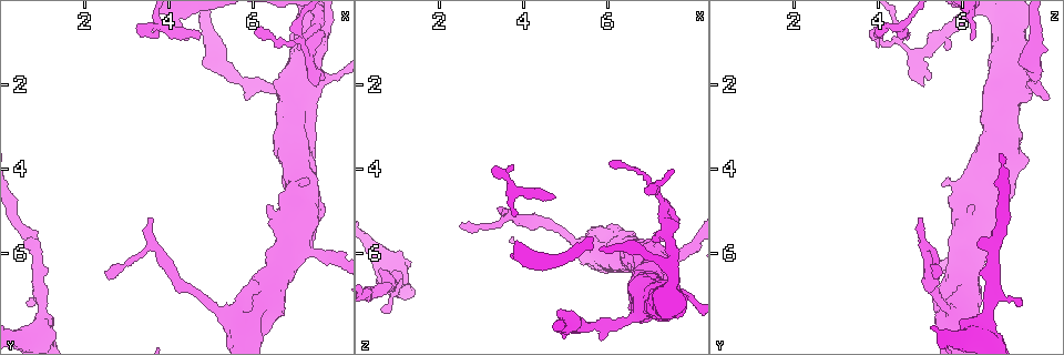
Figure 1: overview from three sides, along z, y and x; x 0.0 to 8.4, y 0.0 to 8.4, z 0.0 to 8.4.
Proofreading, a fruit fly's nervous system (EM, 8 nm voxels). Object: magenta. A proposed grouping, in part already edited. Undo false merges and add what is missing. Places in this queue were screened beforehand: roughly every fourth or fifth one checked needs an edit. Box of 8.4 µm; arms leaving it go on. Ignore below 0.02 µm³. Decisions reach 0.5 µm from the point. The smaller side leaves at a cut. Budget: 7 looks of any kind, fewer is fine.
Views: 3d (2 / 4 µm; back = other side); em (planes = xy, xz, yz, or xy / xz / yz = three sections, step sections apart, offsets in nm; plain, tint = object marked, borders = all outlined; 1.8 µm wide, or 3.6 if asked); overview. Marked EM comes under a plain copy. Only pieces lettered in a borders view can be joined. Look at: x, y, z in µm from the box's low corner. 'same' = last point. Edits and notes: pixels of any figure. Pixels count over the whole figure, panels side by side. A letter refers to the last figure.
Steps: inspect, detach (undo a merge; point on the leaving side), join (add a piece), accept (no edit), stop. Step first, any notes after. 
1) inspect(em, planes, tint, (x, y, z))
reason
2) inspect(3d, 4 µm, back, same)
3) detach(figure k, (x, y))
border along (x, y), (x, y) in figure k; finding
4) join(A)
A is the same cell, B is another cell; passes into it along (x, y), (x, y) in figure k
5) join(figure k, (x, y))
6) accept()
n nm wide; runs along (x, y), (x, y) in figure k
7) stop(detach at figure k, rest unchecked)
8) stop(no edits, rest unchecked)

inspect(em, planes, borders, (7.25, 1.35, 5.05))
sharp bend

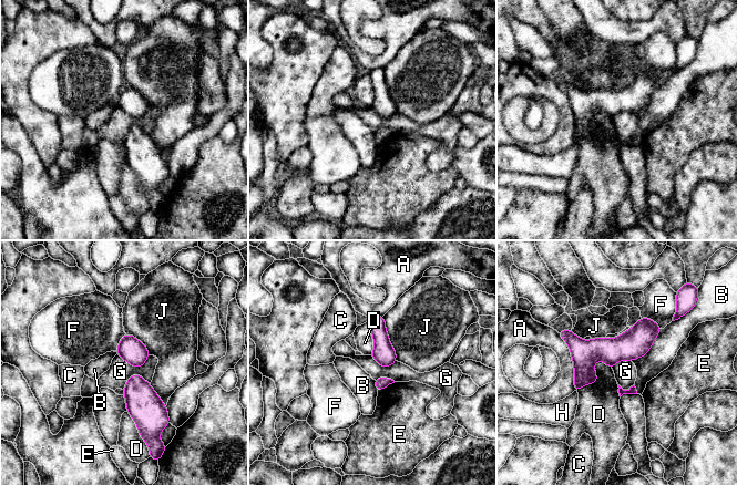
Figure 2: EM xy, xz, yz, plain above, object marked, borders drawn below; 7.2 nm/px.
accept()
A, B, C, D, E, F, G, H and J are other cells; border along (118, 353), (135, 367), (150, 355) in figure 2; continuous, no second cell

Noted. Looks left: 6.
inspect(em, xy, step 8, borders, (7.05, 3.90, 6.10))
stops while still wide

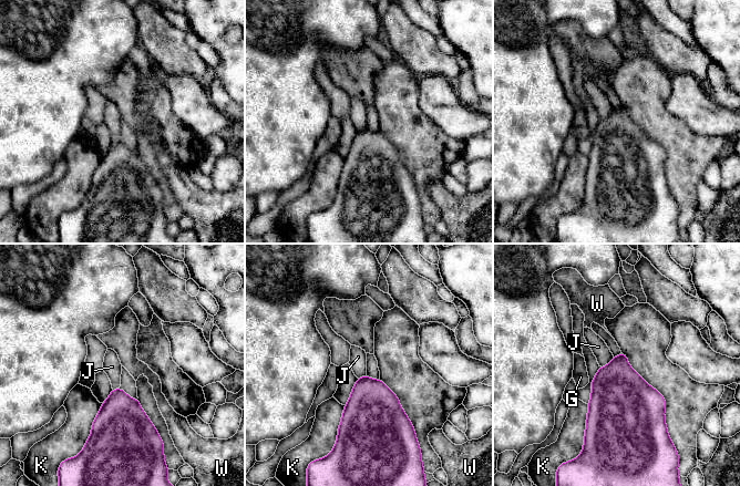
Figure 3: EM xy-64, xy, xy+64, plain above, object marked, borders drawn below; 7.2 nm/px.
inspect(em, yz, step 8, borders, same)
cut it another way

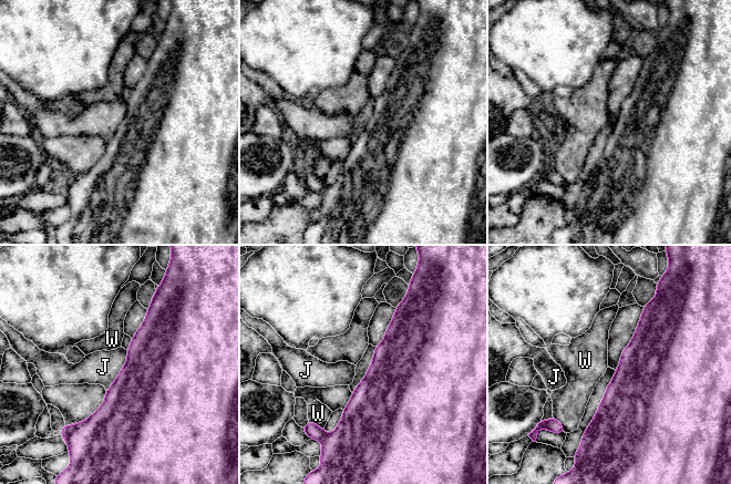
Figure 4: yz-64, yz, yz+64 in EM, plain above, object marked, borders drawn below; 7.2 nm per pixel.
accept()
J and W are other cells; border along (127, 350), (125, 364), (106, 389) in figure 4; none of them fits

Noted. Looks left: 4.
inspect(3d, 4 µm, (4.70, 0.85, 4.75))
an open end

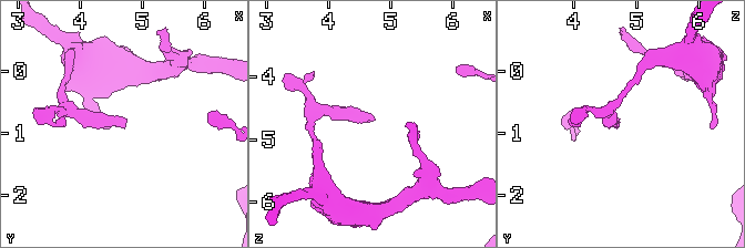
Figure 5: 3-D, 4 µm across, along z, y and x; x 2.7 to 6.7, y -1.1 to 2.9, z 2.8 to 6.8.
inspect(em, planes, borders, (4.65, 0.90, 4.70))

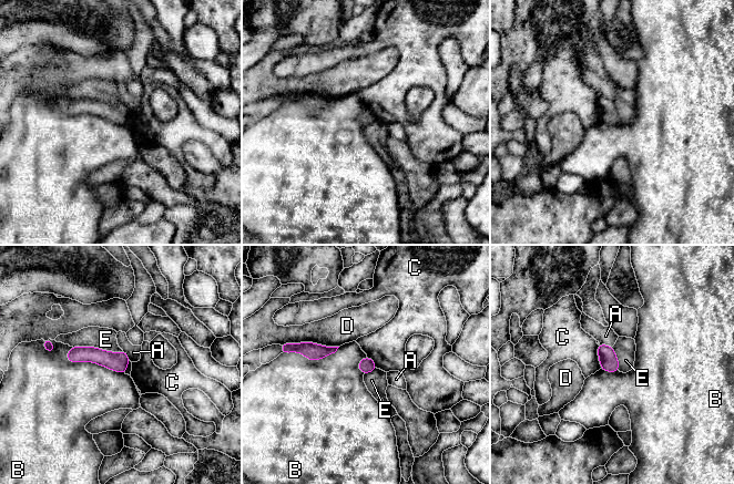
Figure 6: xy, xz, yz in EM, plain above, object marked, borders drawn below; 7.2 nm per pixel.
accept()
A, B, C, D and E are other cells; runs along (70, 354), (125, 360) in figure 6; none of them fits

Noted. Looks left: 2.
stop(no edits, rest unchecked)

